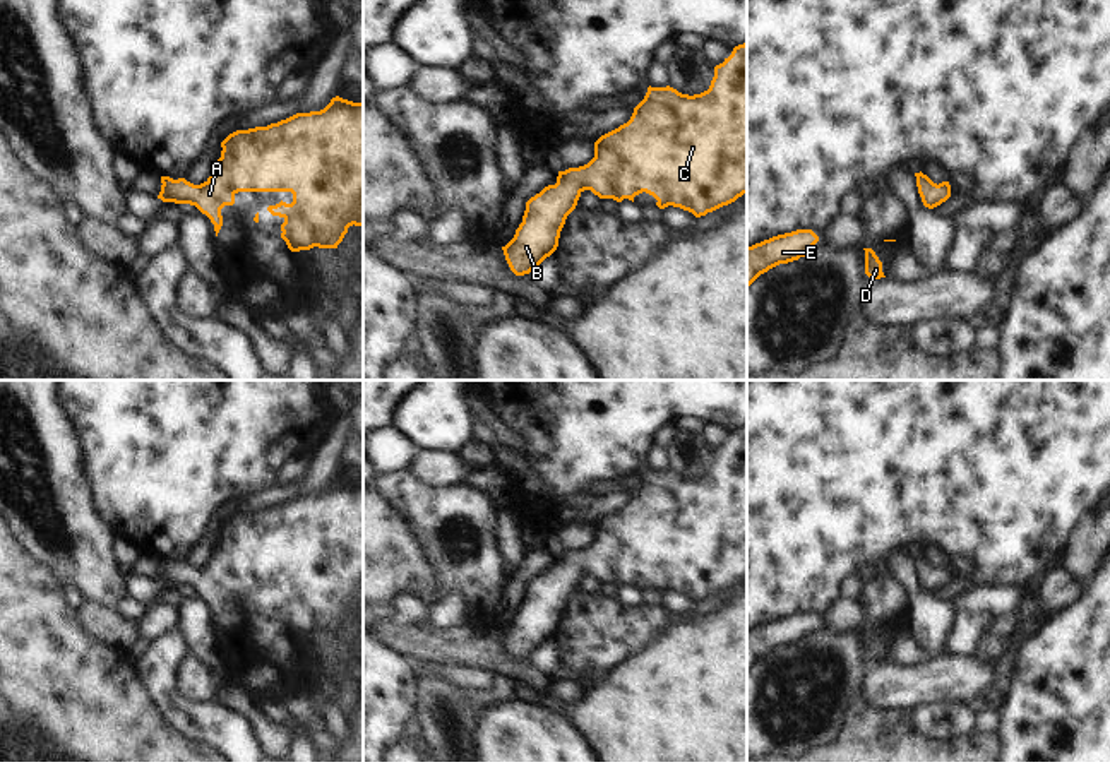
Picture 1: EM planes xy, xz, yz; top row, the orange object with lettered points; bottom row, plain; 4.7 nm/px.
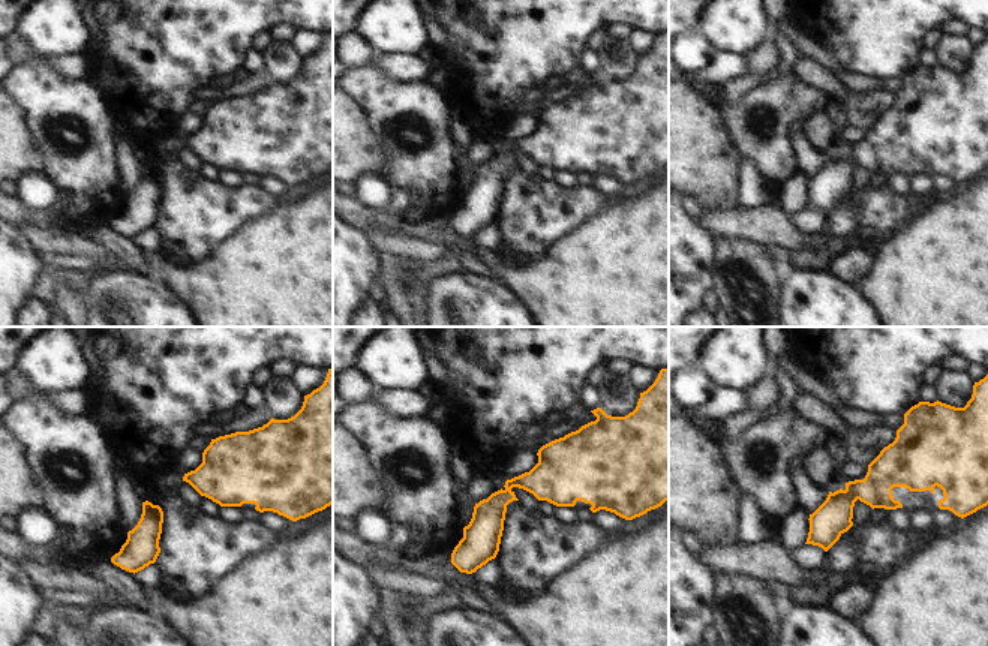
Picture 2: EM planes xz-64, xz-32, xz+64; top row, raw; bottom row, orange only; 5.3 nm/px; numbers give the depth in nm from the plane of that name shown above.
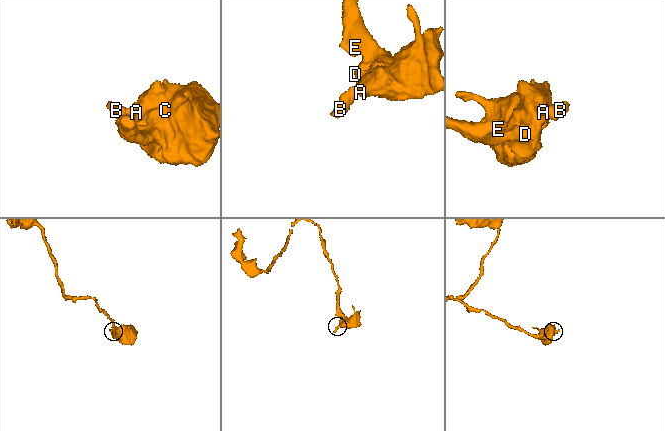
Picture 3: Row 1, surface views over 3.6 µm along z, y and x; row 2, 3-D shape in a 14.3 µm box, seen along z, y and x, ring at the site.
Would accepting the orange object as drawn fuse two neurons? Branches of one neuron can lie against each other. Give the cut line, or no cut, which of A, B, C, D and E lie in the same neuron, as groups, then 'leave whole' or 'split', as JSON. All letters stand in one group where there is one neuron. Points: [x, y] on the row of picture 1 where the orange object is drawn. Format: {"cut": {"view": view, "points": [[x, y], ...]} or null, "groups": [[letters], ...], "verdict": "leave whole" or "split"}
{"cut": null, "groups": [["A", "B", "C", "D", "E"]], "verdict": "leave whole"}

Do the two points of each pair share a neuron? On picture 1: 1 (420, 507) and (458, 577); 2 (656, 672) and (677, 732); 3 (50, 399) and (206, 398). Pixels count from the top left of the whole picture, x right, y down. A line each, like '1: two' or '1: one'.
1: one
2: one
3: two

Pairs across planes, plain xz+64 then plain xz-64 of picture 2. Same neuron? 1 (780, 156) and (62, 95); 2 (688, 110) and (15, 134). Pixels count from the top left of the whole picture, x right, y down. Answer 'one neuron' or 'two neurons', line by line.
1: one neuron
2: one neuron

